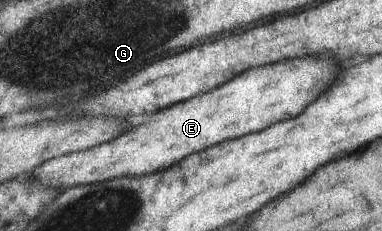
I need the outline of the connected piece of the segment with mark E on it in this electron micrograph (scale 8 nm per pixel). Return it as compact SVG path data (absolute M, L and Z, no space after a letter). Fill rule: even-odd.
M329 56L317 58L297 58L297 60L283 60L273 66L261 66L261 68L251 68L243 72L243 76L237 76L235 80L207 92L191 98L189 102L179 102L171 108L165 108L157 112L151 120L136 126L128 126L128 129L121 136L109 142L88 148L86 151L72 152L35 167L31 174L37 180L41 181L47 188L59 187L68 189L77 185L88 185L102 183L106 180L134 177L146 174L153 174L157 171L165 170L171 167L173 162L183 160L189 152L201 152L203 148L209 148L213 144L219 144L223 140L233 140L251 132L261 132L281 120L293 118L301 114L317 96L327 90L339 74L339 64L335 64Z

